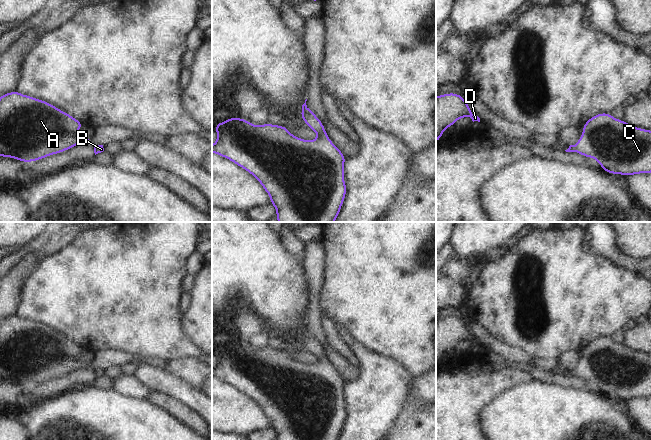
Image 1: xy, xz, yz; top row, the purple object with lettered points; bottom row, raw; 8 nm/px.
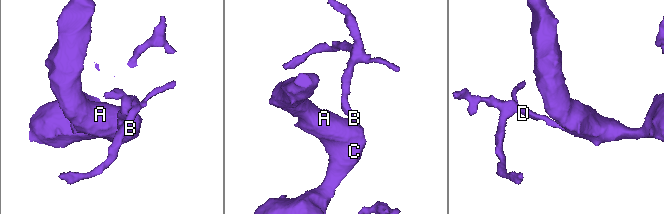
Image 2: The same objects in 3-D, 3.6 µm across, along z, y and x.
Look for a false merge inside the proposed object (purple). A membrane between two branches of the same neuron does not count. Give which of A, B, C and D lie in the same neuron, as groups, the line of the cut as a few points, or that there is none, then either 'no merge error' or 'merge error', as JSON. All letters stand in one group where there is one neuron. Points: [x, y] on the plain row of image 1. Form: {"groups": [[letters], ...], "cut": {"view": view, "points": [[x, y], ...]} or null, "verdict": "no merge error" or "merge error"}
{"groups": [["A", "B", "C", "D"]], "cut": null, "verdict": "no merge error"}

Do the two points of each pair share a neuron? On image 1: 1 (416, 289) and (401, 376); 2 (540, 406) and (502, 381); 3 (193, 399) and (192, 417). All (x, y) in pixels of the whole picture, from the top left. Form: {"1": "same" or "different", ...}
{"1": "different", "2": "different", "3": "different"}

